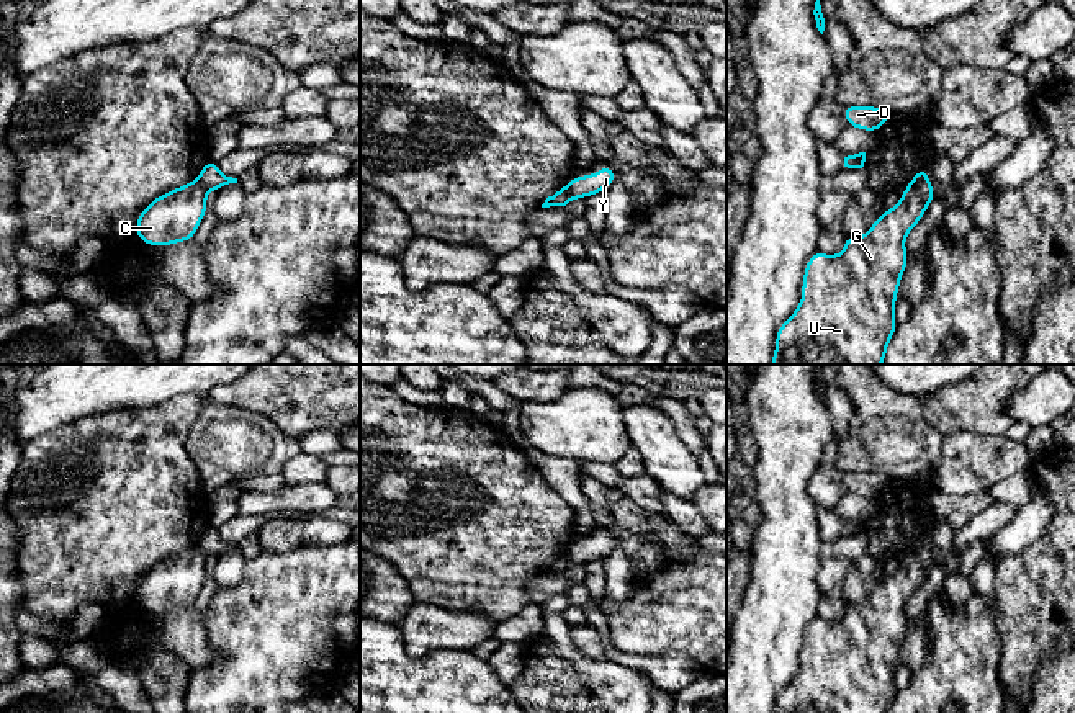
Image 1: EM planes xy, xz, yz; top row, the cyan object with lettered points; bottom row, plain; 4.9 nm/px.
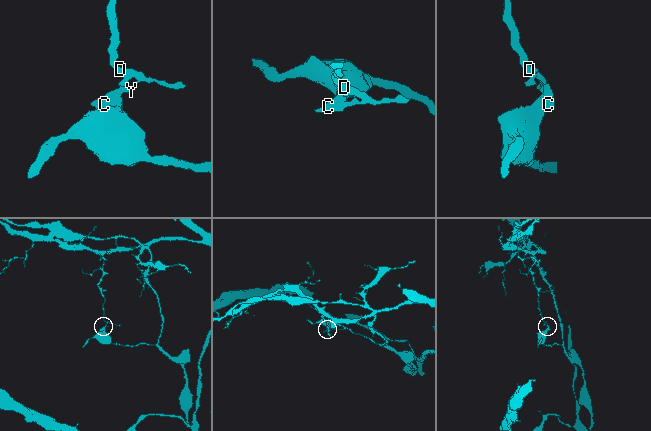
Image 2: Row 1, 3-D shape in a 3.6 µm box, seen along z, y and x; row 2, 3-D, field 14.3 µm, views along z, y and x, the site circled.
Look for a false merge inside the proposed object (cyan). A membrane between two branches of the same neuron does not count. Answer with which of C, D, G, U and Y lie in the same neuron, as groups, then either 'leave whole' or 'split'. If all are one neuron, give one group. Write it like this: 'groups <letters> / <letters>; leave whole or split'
groups C G U / D Y; split

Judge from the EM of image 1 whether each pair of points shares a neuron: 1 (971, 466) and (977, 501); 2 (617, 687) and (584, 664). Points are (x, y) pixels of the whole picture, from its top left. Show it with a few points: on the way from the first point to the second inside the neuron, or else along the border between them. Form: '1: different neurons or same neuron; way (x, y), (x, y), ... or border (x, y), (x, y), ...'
1: different neurons; border (938, 488), (959, 494), (987, 491)
2: same neuron; way (609, 682), (593, 671)

